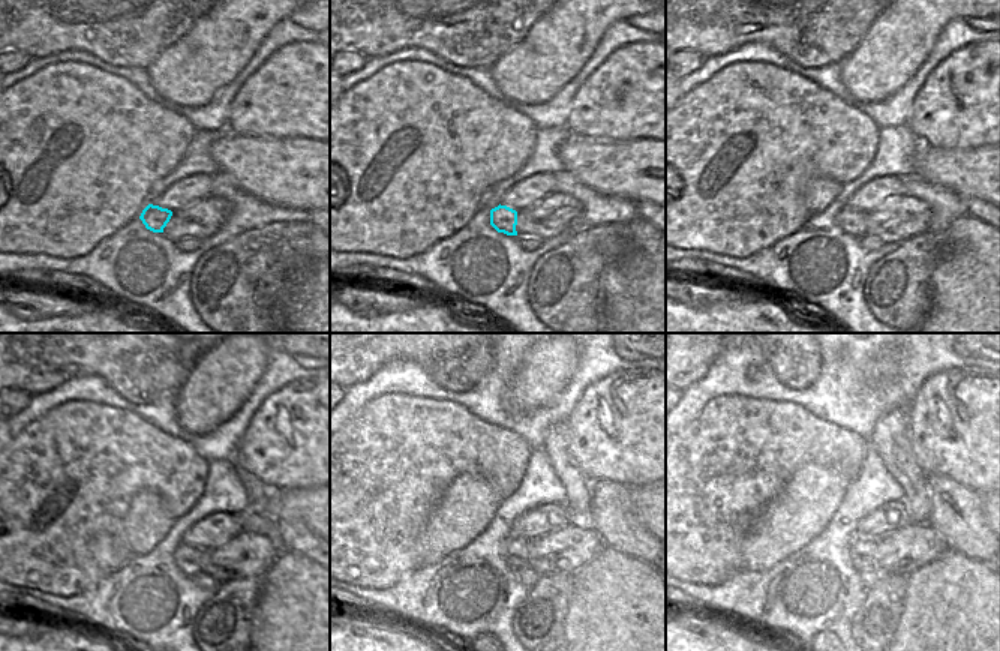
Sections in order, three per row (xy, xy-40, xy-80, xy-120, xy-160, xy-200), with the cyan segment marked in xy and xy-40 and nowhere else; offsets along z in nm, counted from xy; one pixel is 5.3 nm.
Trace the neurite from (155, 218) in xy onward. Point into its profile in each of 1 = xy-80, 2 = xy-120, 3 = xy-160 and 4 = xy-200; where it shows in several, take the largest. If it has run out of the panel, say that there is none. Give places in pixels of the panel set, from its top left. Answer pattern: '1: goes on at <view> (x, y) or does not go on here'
1: goes on at xy-80 (852, 221)
2: goes on at xy-120 (188, 560)
3: goes on at xy-160 (516, 549)
4: goes on at xy-200 (864, 549)

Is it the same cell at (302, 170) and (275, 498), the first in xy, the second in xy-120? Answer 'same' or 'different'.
same

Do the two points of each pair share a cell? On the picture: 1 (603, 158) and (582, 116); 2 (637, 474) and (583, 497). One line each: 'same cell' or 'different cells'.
1: different cells
2: different cells

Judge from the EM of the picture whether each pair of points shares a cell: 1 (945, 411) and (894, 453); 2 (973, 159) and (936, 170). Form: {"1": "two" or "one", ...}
{"1": "two", "2": "one"}

